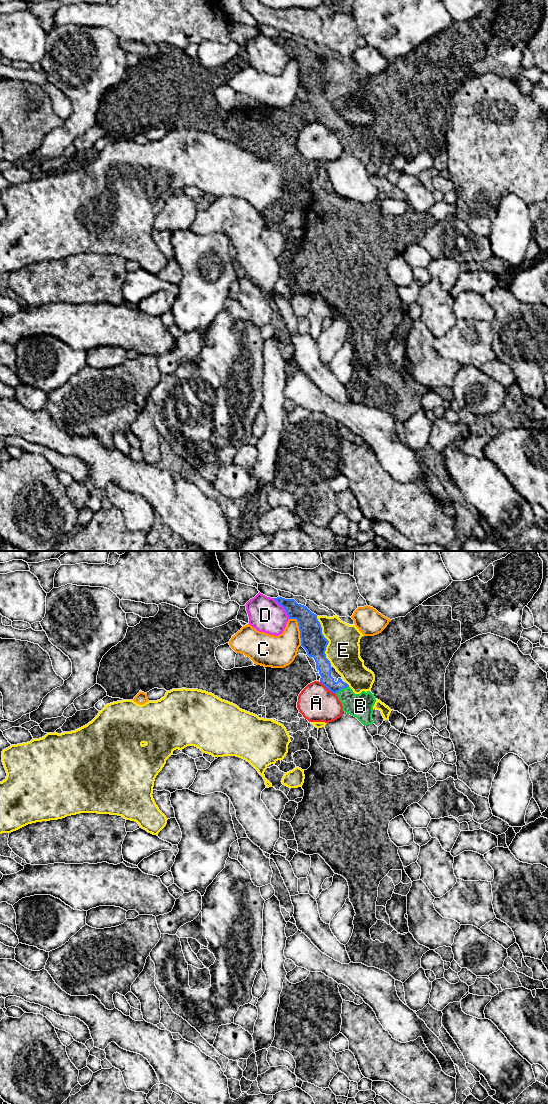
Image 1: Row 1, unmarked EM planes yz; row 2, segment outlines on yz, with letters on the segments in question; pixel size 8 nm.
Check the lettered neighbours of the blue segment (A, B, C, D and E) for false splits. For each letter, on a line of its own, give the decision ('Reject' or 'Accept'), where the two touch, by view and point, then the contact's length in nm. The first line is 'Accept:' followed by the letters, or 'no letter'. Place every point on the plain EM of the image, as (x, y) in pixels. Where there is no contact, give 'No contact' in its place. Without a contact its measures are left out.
Accept: B
A: Reject. Touches blue at yz (328, 129). Shared border 170 nm
B: Accept. Touches blue at yz (341, 128). Shared border 130 nm
C: Reject. Touches blue at yz (299, 69). Shared border 240 nm
D: Reject. Touches blue at yz (283, 47). Shared border 220 nm
E: Reject. Touches blue at yz (327, 80). Shared border 400 nm

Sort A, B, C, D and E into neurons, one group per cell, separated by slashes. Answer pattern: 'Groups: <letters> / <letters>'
Groups: A / B / C / D / E

